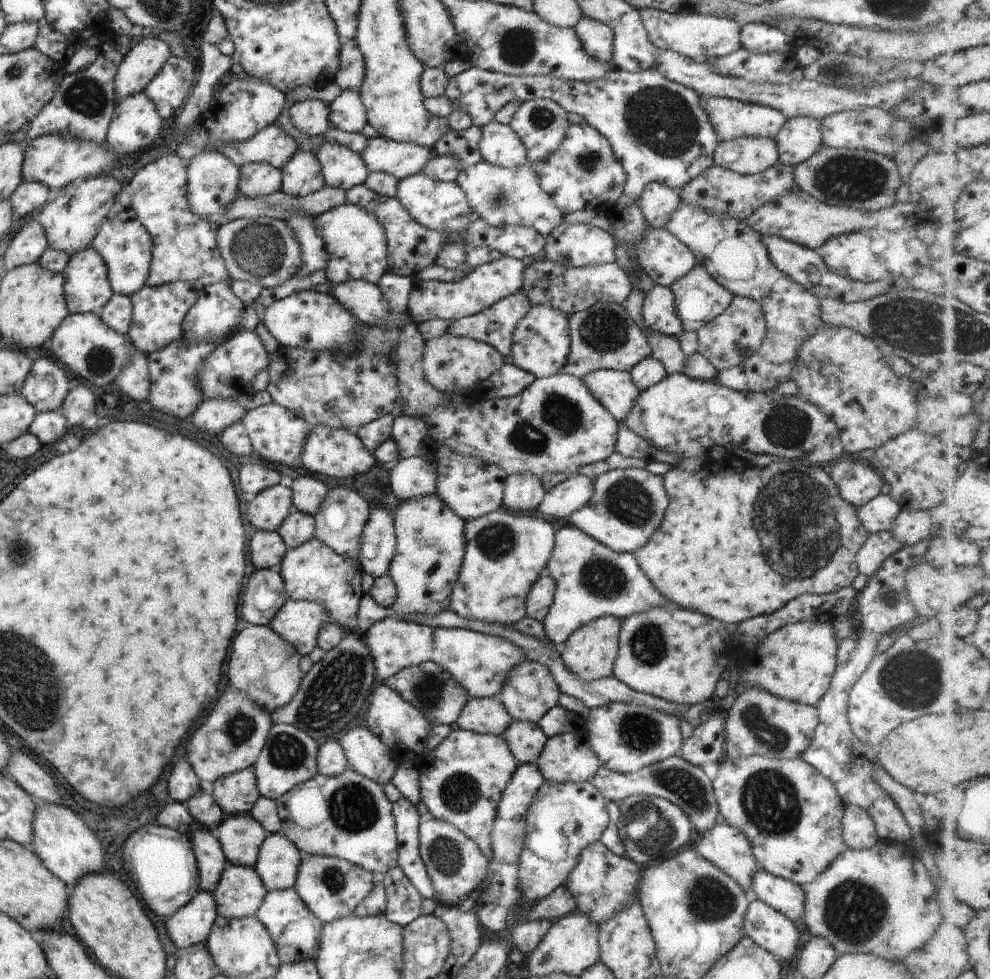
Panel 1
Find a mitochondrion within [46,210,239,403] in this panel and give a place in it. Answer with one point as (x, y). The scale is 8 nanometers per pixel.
(100, 360)

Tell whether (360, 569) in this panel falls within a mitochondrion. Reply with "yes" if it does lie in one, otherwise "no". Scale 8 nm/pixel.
no

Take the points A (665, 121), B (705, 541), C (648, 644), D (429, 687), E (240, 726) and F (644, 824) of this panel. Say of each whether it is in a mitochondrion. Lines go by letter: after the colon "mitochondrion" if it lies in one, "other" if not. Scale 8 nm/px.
A: mitochondrion
B: other
C: mitochondrion
D: mitochondrion
E: mitochondrion
F: mitochondrion

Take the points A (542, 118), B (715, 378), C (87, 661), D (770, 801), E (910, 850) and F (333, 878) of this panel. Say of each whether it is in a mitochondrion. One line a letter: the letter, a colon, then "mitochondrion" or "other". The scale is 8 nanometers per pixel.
A: mitochondrion
B: other
C: other
D: mitochondrion
E: other
F: mitochondrion

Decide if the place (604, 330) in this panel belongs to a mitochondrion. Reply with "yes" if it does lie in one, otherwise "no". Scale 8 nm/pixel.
yes

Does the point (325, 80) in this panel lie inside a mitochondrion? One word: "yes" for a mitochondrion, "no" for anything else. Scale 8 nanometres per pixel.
no

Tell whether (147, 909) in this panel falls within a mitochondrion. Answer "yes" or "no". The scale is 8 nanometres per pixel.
no

